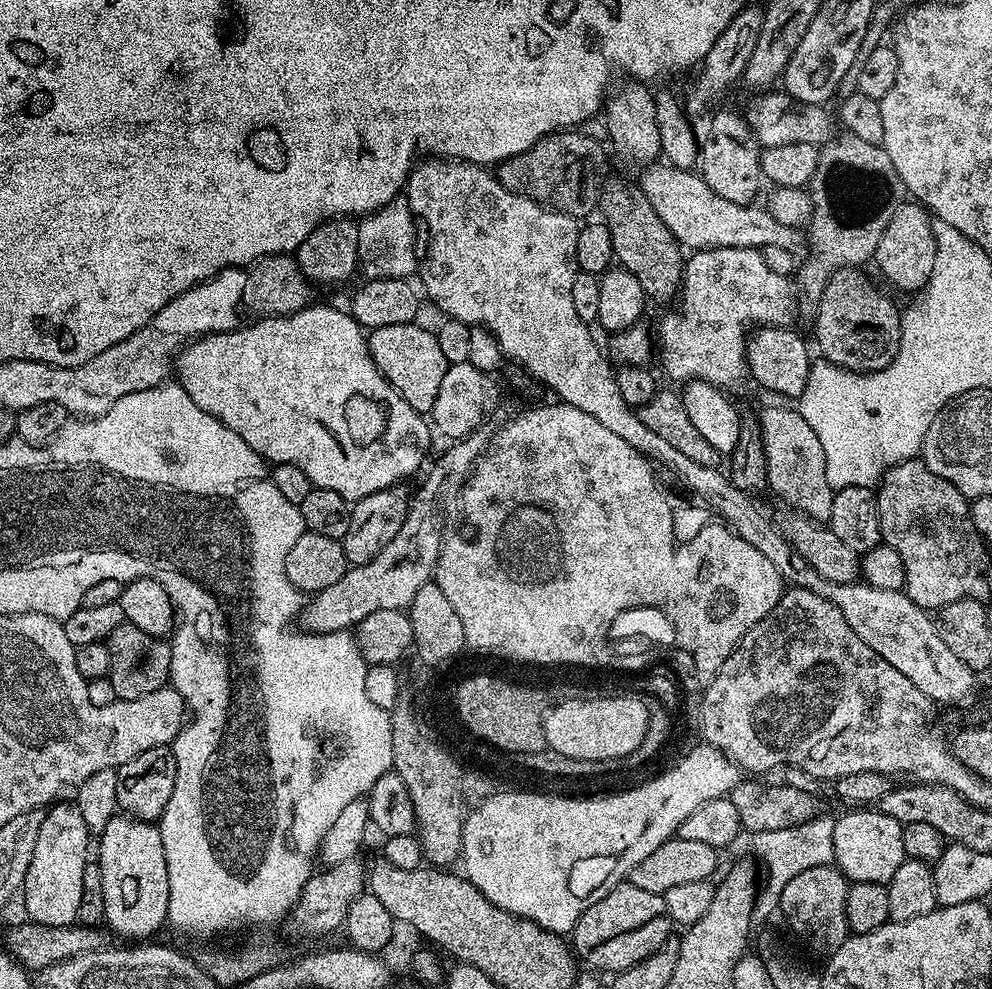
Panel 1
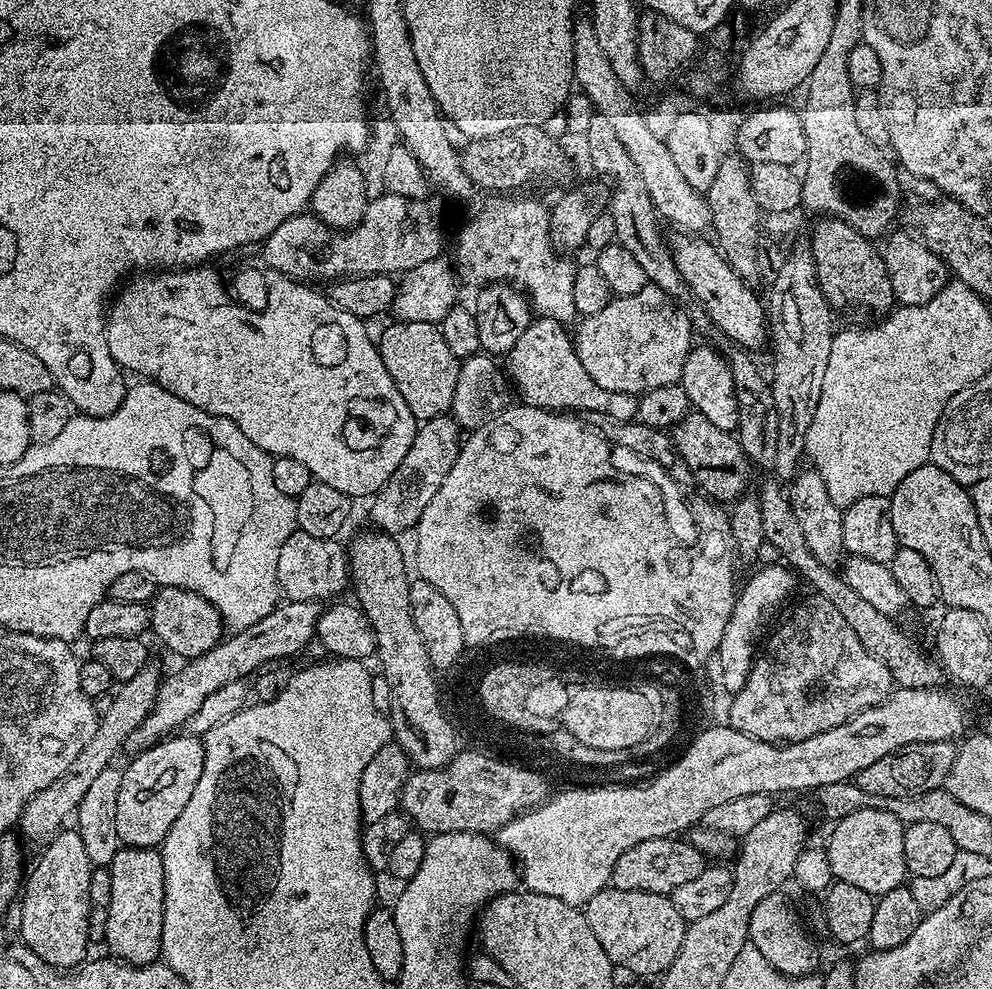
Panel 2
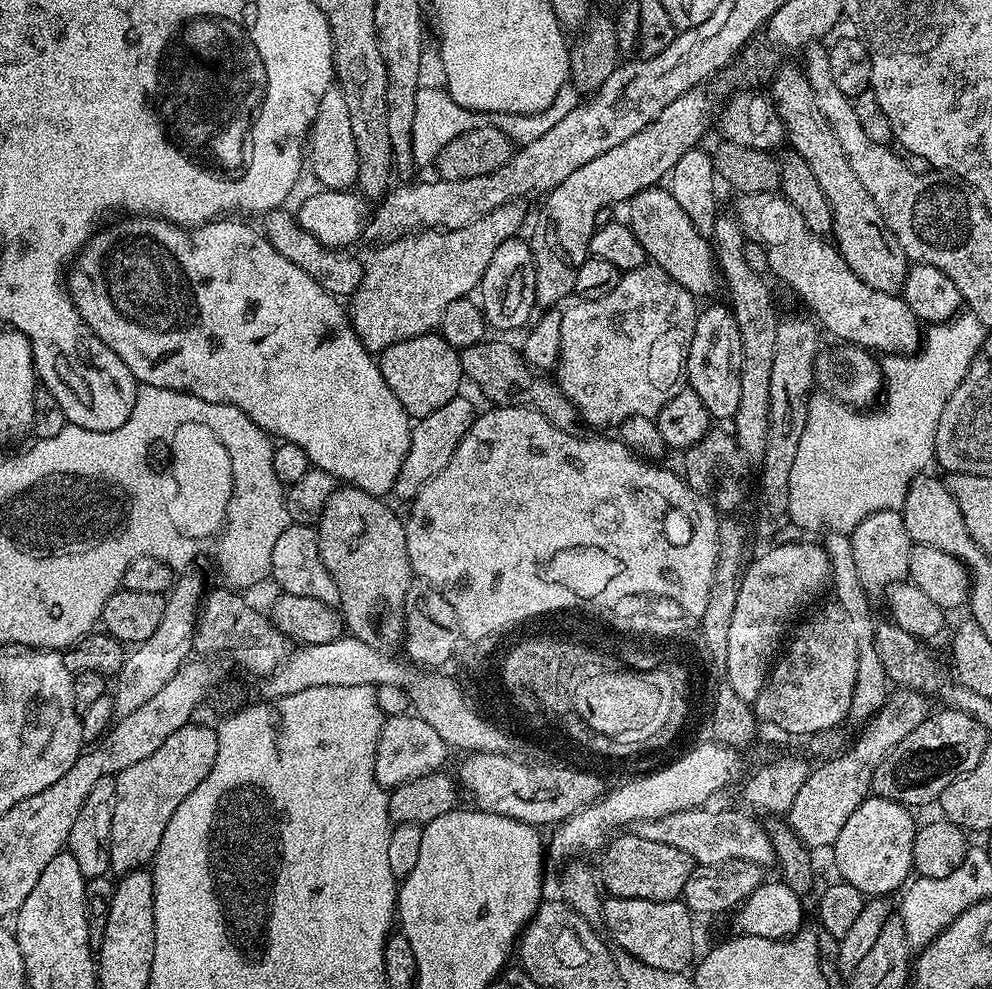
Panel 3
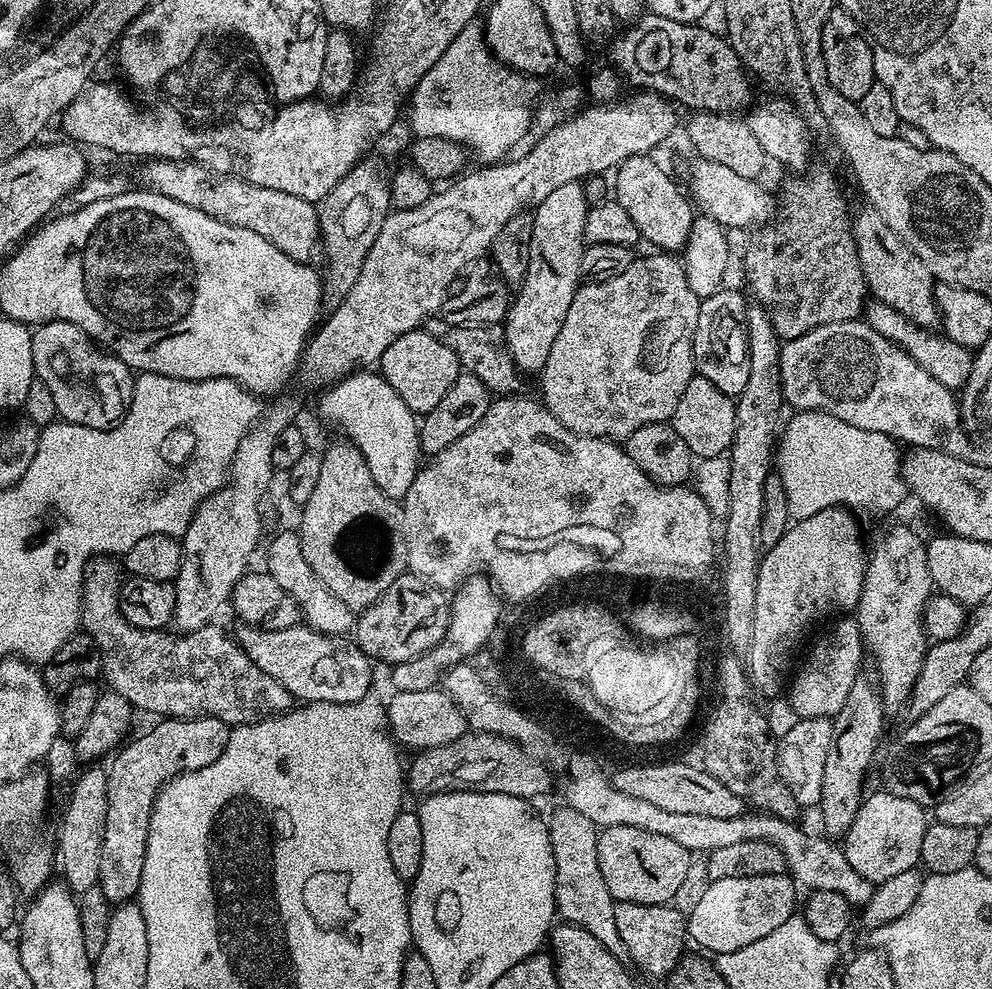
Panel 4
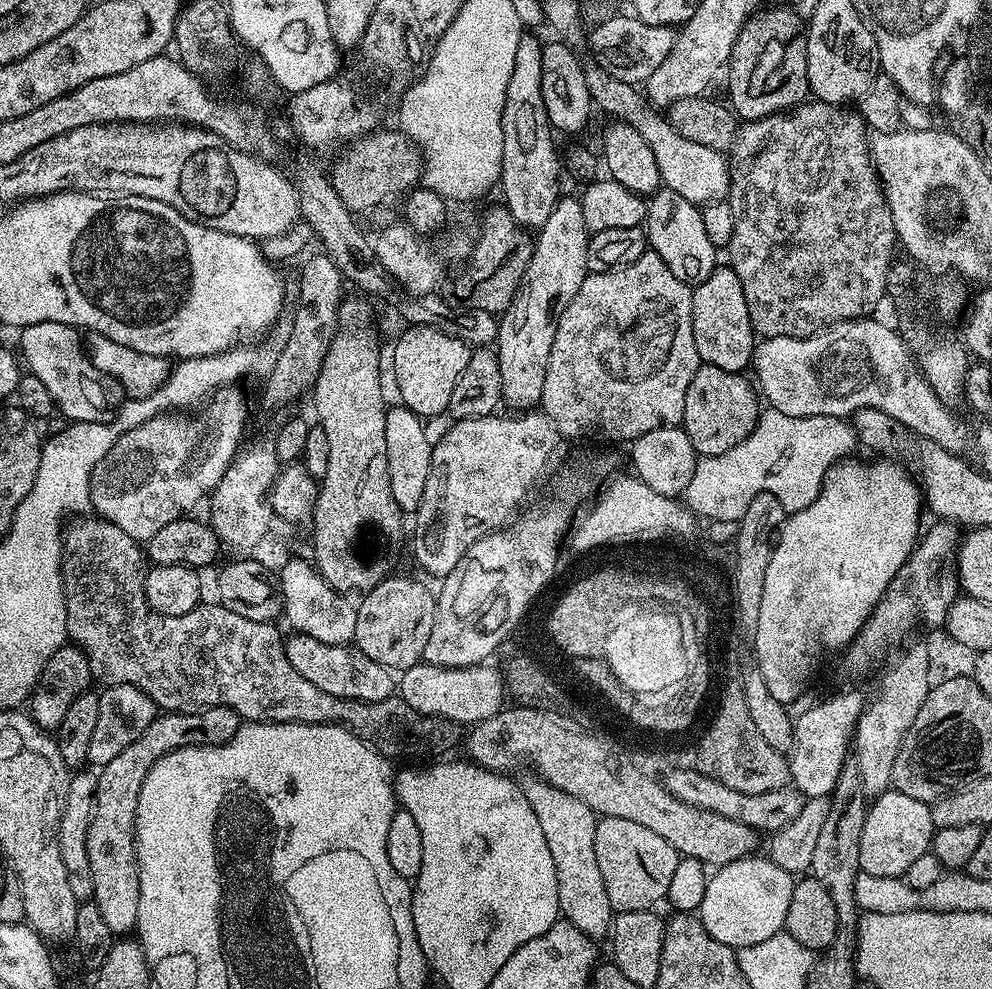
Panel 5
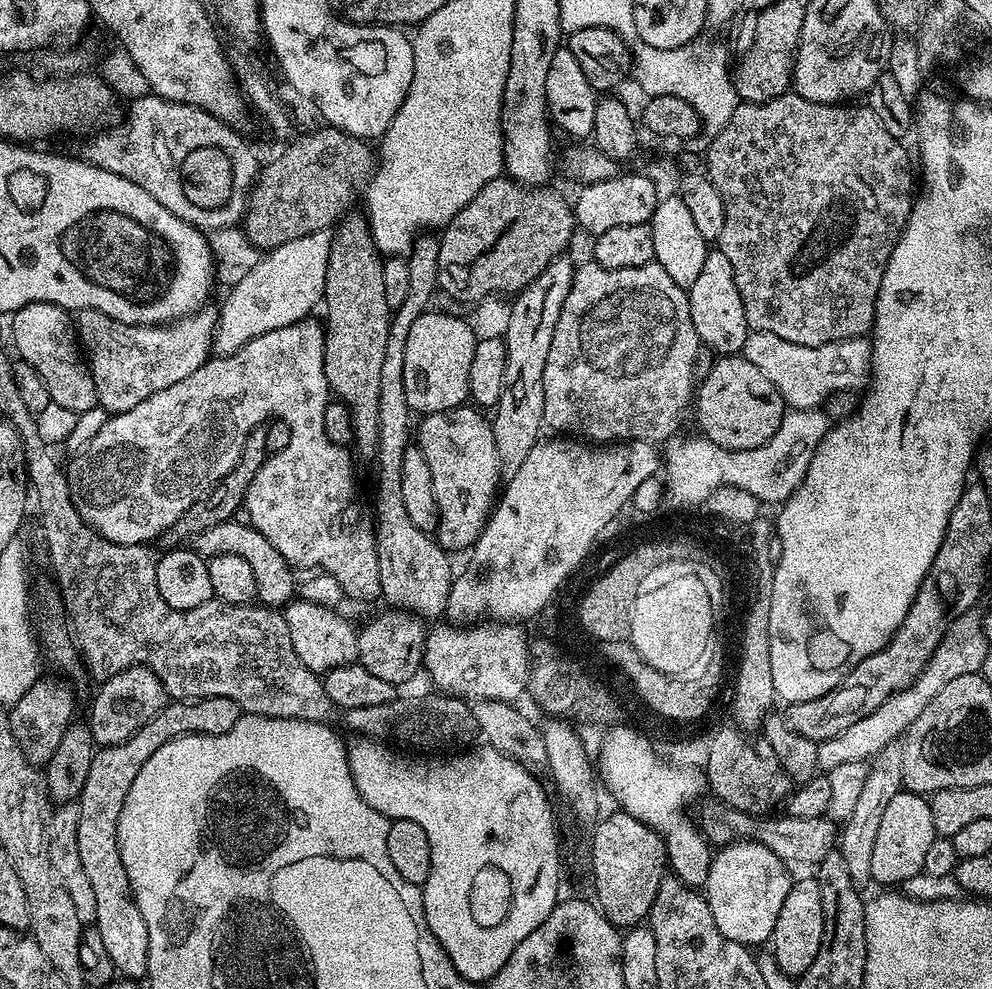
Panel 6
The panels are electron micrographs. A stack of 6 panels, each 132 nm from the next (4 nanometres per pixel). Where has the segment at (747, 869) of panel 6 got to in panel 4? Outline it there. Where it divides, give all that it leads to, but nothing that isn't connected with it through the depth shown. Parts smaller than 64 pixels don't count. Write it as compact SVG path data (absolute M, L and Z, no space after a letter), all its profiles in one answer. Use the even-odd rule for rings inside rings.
M766 874L765 876L755 876L754 878L713 880L707 886L709 888L697 898L696 905L692 908L692 913L689 911L686 916L688 926L687 939L691 943L693 940L694 943L701 944L705 948L705 950L703 949L705 953L742 950L742 946L750 946L750 942L758 942L758 938L766 938L766 934L778 930L778 926L782 926L782 922L793 919L795 912L792 911L795 908L797 911L798 908L798 900L796 904L796 891L798 891L798 888L791 875L788 874L782 876Z

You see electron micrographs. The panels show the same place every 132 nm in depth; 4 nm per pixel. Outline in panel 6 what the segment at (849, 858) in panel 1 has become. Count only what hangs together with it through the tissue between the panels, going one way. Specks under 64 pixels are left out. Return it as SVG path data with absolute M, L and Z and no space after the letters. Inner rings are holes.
M901 790L894 795L886 814L879 823L878 836L874 841L872 878L878 885L900 886L905 880L925 871L927 860L932 856L932 844L938 840L930 814L928 800L923 795Z

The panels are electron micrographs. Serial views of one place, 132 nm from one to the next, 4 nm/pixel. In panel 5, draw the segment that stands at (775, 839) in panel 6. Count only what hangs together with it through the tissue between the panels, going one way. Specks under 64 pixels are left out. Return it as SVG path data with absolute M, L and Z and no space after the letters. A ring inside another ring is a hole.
M508 706L497 716L479 720L471 725L469 732L472 733L469 734L468 741L466 736L463 744L465 743L464 748L468 751L467 759L471 763L478 764L482 768L489 768L491 772L508 774L511 773L512 756L516 760L525 760L526 763L533 764L537 768L533 769L546 783L553 784L560 790L566 790L566 794L574 794L574 798L586 802L597 815L627 818L630 822L637 822L640 826L666 838L683 857L694 857L705 865L717 868L732 861L743 860L753 855L757 849L755 847L760 836L750 825L726 818L714 811L684 803L674 797L665 785L658 788L654 782L644 778L626 760L626 756L620 754L620 750L616 750L614 746L586 738L582 733L572 736L573 733L568 732L568 728L560 728L560 724L552 724L552 720L548 720L548 716L545 716L541 709L529 706L523 706L523 708Z

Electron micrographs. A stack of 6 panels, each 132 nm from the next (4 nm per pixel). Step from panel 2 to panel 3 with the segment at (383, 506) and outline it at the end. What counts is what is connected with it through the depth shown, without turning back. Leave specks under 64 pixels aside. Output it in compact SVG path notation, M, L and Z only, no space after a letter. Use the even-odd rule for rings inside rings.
M457 394L454 398L450 398L450 402L446 402L446 406L438 406L438 410L434 410L434 414L419 417L411 425L412 441L406 450L402 470L398 470L398 478L392 487L394 496L404 502L411 502L420 493L422 486L426 486L426 482L433 480L446 466L446 462L450 462L450 458L454 458L454 450L458 450L462 438L466 438L477 415L478 408L475 408L464 397L464 394Z

